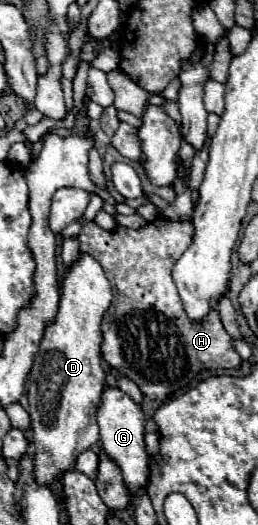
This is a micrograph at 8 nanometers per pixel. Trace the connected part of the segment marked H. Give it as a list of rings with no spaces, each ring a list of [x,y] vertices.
[[[188,217],[182,221],[154,219],[140,229],[116,225],[112,231],[102,229],[100,225],[96,225],[96,221],[86,221],[82,225],[82,231],[78,233],[80,253],[94,255],[94,259],[98,259],[114,293],[114,301],[102,319],[102,357],[122,377],[134,381],[140,391],[152,401],[166,401],[172,393],[186,389],[202,371],[240,369],[242,365],[242,359],[234,349],[234,339],[222,327],[216,303],[212,303],[210,313],[202,321],[192,321],[182,307],[182,299],[172,279],[172,267],[190,247],[192,237],[194,227]]]

